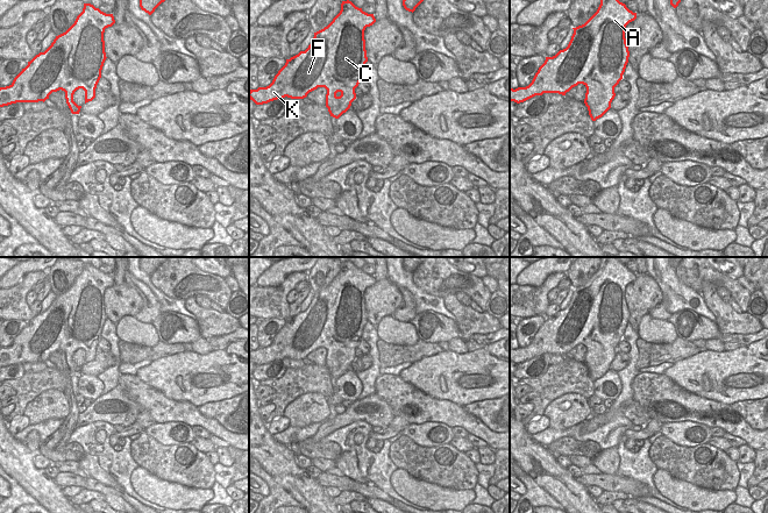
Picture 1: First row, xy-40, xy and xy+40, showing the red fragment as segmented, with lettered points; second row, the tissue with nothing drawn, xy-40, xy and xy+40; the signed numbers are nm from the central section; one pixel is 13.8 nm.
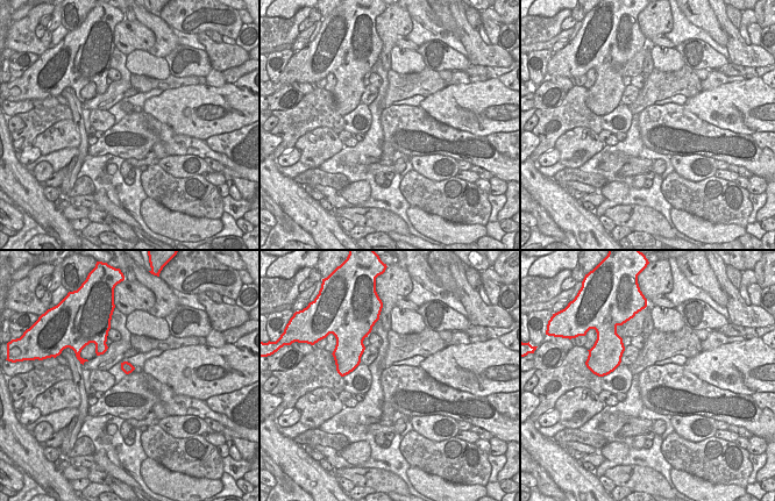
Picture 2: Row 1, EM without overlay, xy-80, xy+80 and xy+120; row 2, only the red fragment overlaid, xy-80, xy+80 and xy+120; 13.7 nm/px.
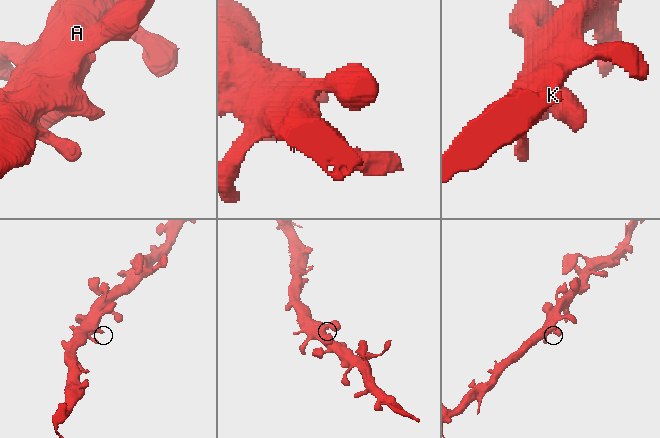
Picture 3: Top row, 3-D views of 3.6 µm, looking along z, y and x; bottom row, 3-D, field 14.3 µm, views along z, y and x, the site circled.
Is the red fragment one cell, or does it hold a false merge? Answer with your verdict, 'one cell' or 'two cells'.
one cell

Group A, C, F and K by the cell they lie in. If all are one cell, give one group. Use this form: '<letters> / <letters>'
A C F K

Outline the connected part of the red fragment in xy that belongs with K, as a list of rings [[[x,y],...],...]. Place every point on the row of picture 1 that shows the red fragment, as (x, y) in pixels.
[[[342,1],[340,13],[323,29],[314,33],[314,37],[305,51],[286,59],[285,65],[266,87],[249,91],[249,99],[256,105],[283,99],[304,99],[318,87],[325,87],[326,107],[330,116],[339,119],[356,99],[355,88],[362,79],[362,72],[368,62],[364,30],[376,22],[374,14],[368,14],[351,1]]]

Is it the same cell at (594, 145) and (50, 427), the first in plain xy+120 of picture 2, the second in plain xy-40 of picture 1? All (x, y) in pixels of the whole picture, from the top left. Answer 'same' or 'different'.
different

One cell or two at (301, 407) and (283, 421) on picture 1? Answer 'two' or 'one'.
two

